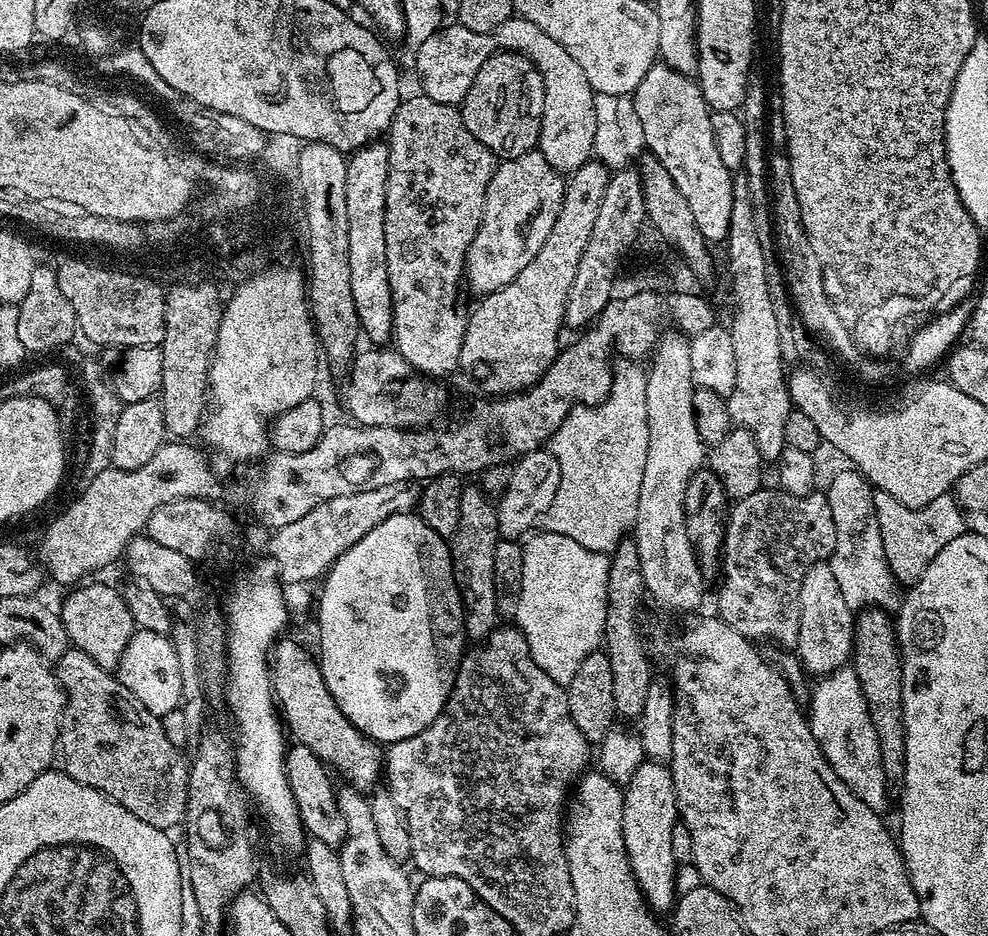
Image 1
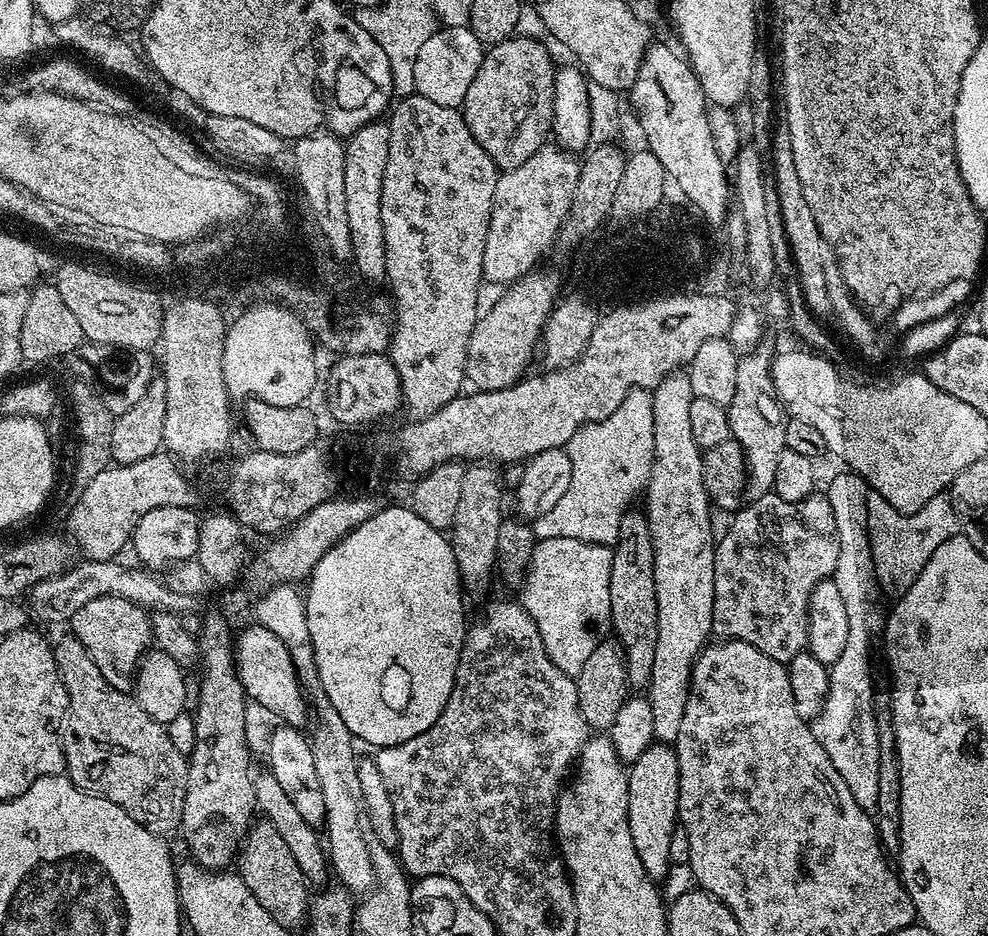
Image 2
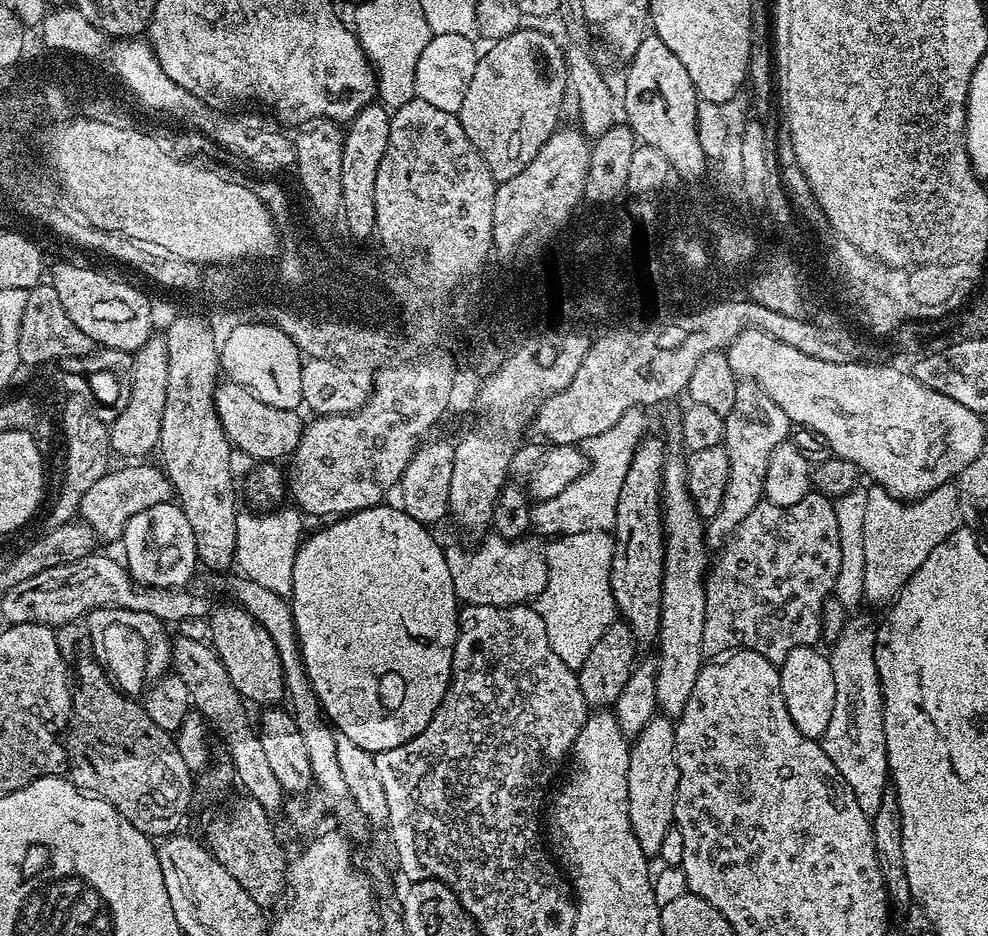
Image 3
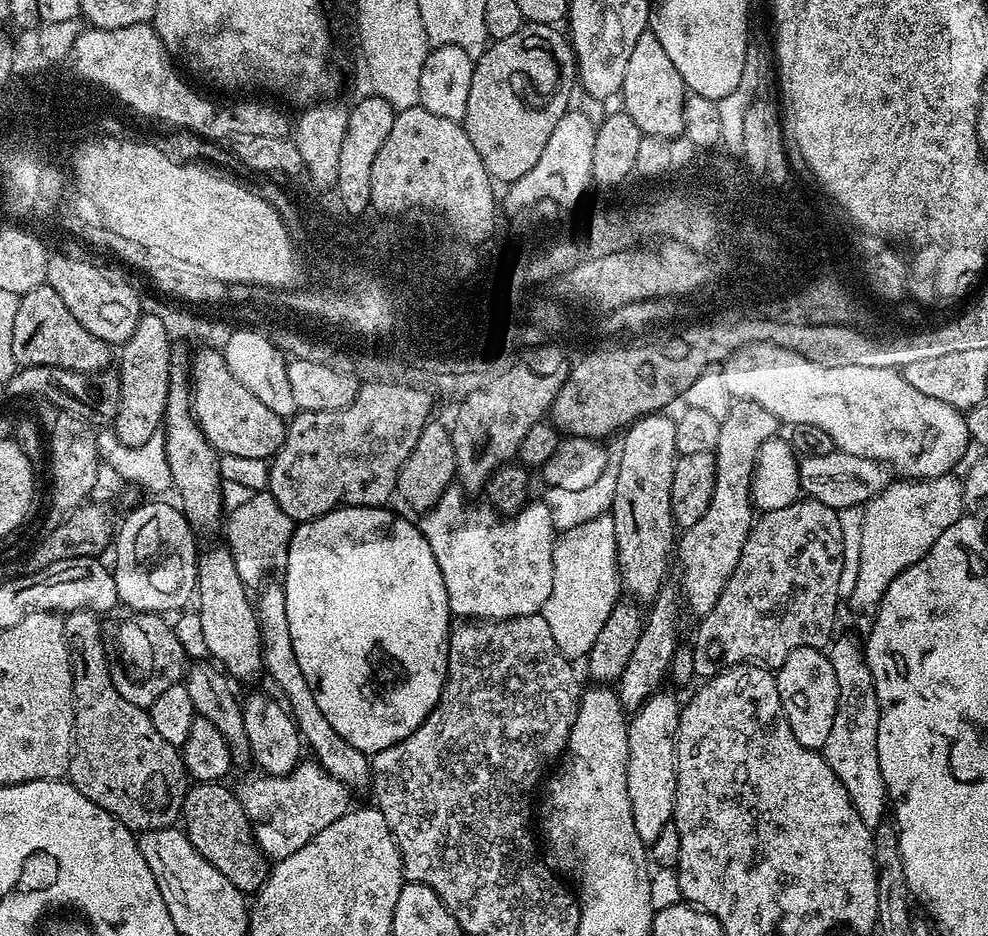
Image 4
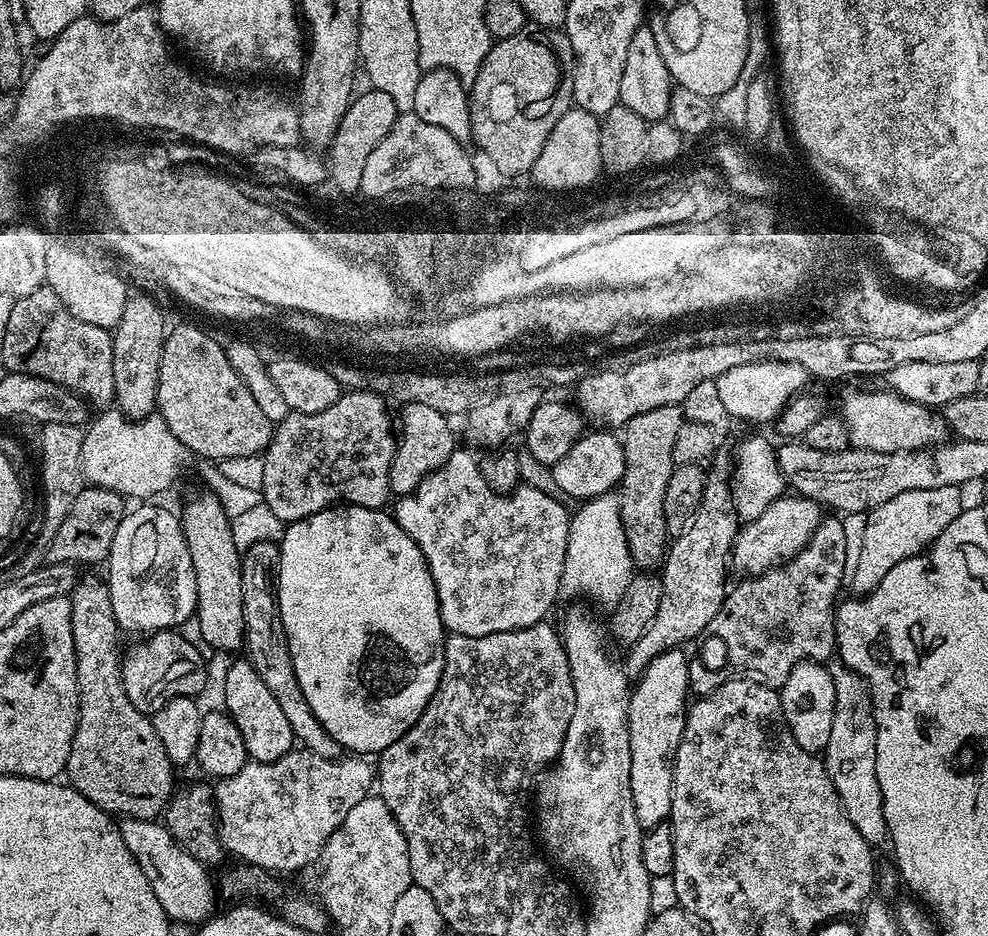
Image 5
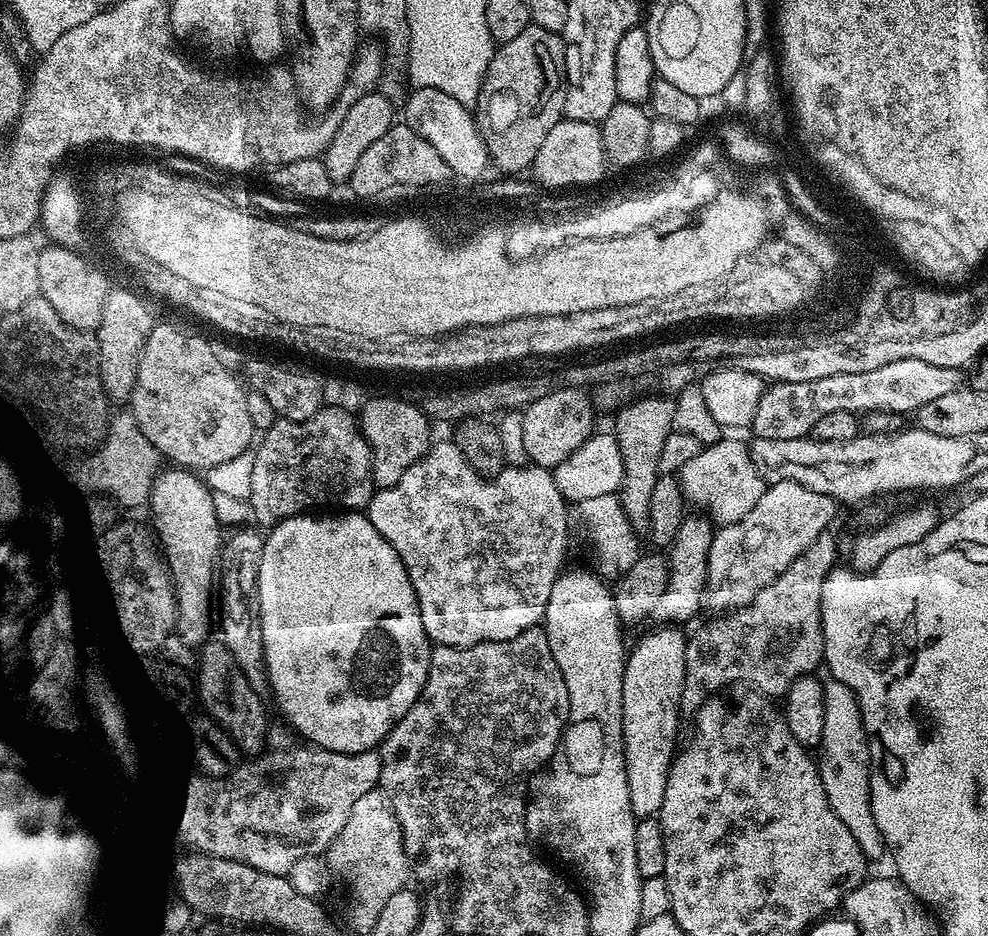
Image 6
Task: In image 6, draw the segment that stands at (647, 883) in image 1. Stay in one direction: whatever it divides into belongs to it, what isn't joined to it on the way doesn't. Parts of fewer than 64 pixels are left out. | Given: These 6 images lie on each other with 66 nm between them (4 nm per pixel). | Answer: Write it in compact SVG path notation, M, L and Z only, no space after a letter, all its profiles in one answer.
M660 626L657 632L652 632L649 636L644 636L636 644L636 649L629 651L626 656L624 665L624 681L622 682L622 730L624 731L624 757L626 758L626 780L630 786L630 804L632 813L637 818L652 818L659 813L662 806L662 798L666 794L666 782L668 774L672 771L672 761L678 755L678 747L676 748L676 735L680 732L680 716L682 717L682 709L680 699L684 693L684 675L686 674L686 650L688 649L688 640L679 632L676 626Z

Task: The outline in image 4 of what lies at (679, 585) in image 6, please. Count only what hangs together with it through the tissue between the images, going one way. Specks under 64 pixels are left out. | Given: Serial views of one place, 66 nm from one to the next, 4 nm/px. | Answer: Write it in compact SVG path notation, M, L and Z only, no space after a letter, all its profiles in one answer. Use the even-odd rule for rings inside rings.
M753 400L733 403L730 414L726 414L720 424L721 433L714 451L716 481L713 496L702 518L683 529L674 552L675 559L680 559L680 568L684 571L684 577L680 580L684 600L700 618L712 611L714 602L718 602L718 594L722 594L730 574L734 574L734 566L738 566L742 546L754 523L752 475L756 469L756 459L766 441L778 432L776 416ZM661 592L651 603L644 621L642 638L638 638L638 646L634 646L634 654L630 654L630 662L626 662L626 670L622 670L620 675L615 693L625 713L635 713L655 692L661 691L663 684L660 683L663 682L664 676L666 680L666 675L672 667L672 659L678 651L676 643L680 640L680 620L676 617L676 604L672 601L670 592Z

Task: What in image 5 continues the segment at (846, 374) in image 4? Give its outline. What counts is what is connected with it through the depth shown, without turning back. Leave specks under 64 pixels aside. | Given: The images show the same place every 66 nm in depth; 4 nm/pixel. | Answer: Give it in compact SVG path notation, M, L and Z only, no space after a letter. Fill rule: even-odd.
M776 360L756 361L750 365L734 366L732 370L715 379L722 406L726 406L729 417L740 420L757 420L764 424L775 421L780 411L793 396L805 391L804 383L809 383L808 371L802 366ZM852 392L844 400L842 419L848 427L851 447L875 452L919 452L947 441L950 433L943 415L918 402L902 399L896 392Z

